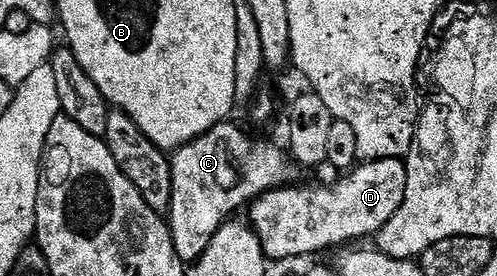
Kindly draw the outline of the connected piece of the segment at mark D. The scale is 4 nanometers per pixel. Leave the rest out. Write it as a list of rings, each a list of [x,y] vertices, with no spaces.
[[[403,158],[364,162],[337,178],[340,179],[333,186],[289,184],[267,190],[251,203],[250,225],[262,244],[265,258],[304,258],[331,246],[359,243],[359,238],[371,239],[406,200],[408,168]]]

